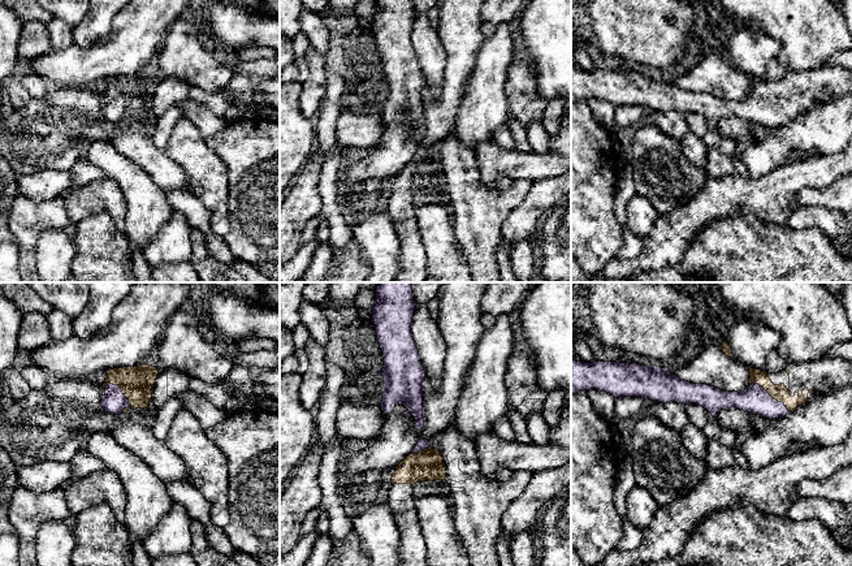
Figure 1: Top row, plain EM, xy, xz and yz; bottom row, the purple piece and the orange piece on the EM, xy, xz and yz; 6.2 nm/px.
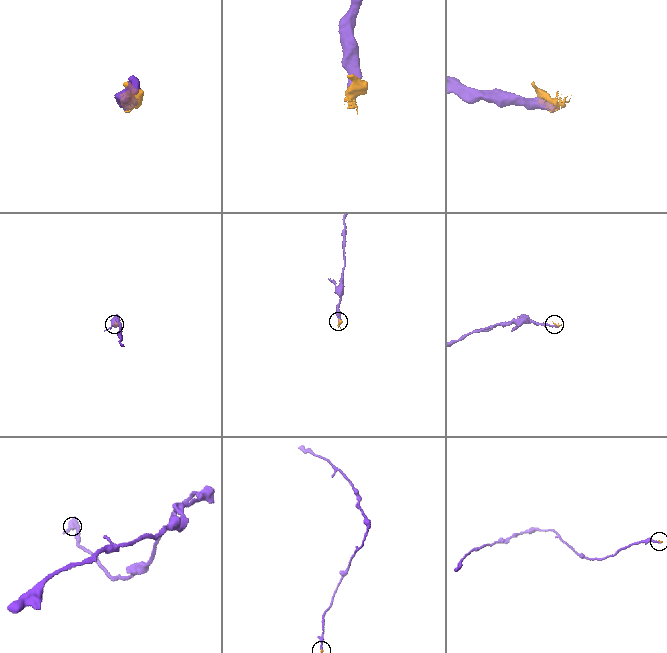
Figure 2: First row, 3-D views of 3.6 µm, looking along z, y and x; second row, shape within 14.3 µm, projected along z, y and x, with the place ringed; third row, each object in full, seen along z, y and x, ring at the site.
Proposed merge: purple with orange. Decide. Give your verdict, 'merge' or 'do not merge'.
merge

